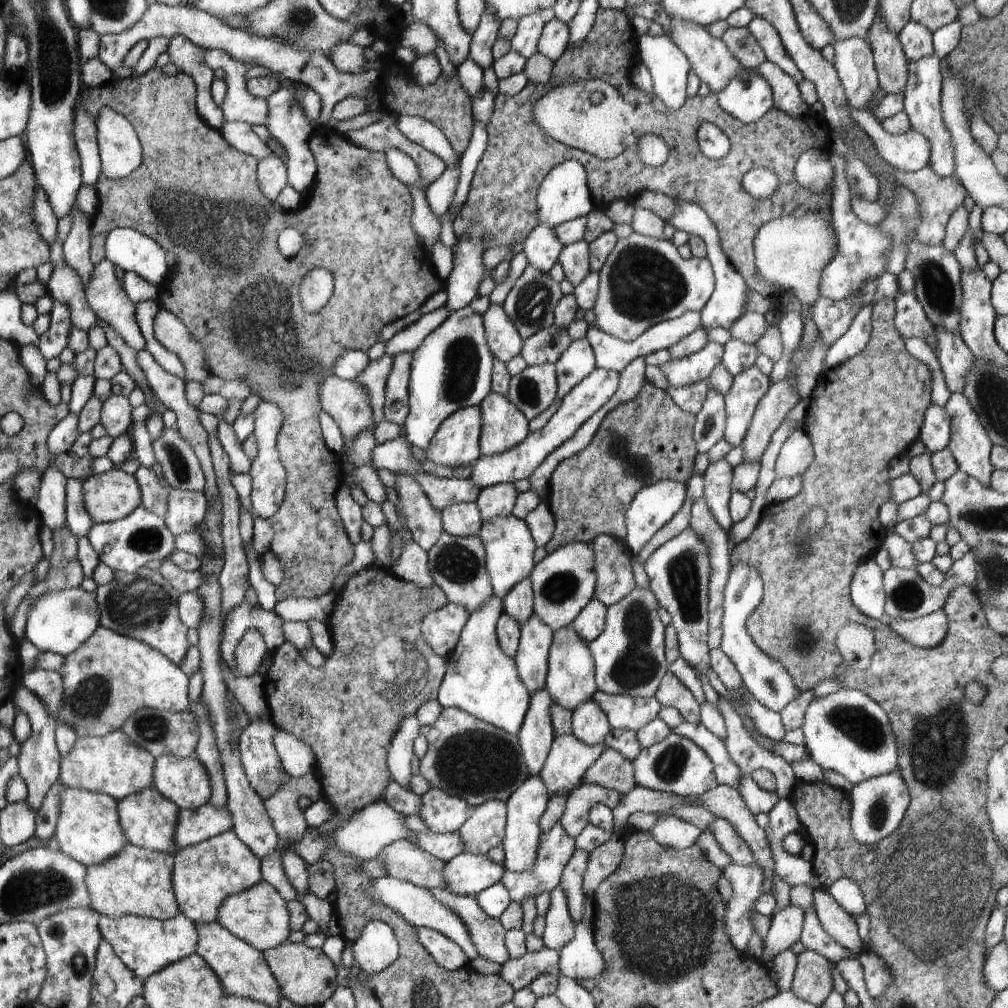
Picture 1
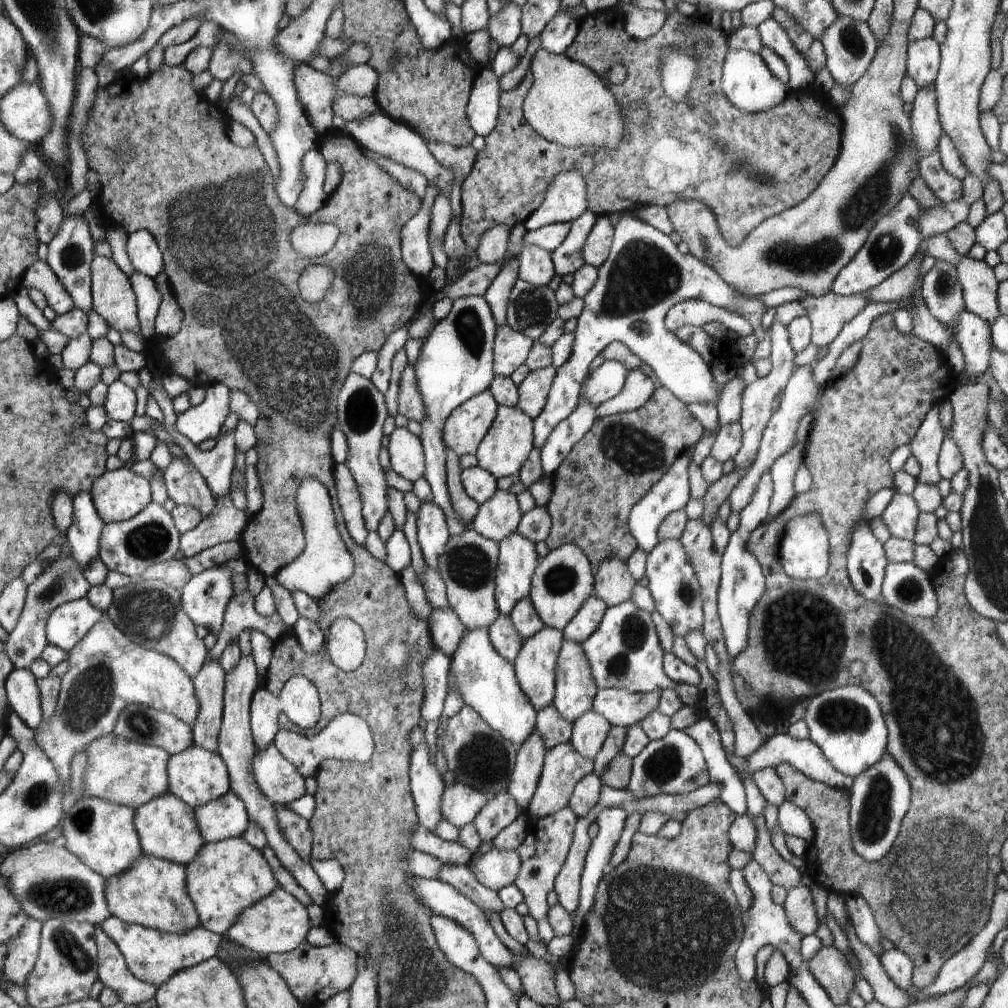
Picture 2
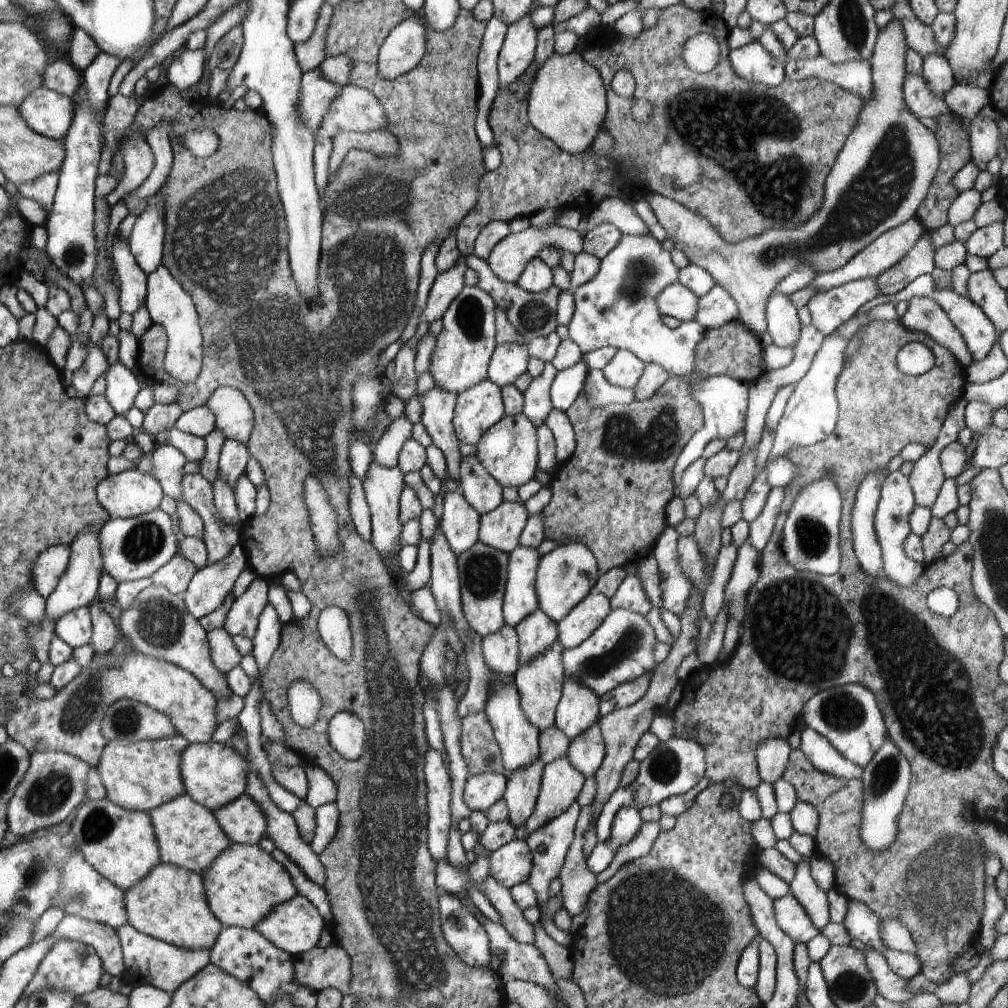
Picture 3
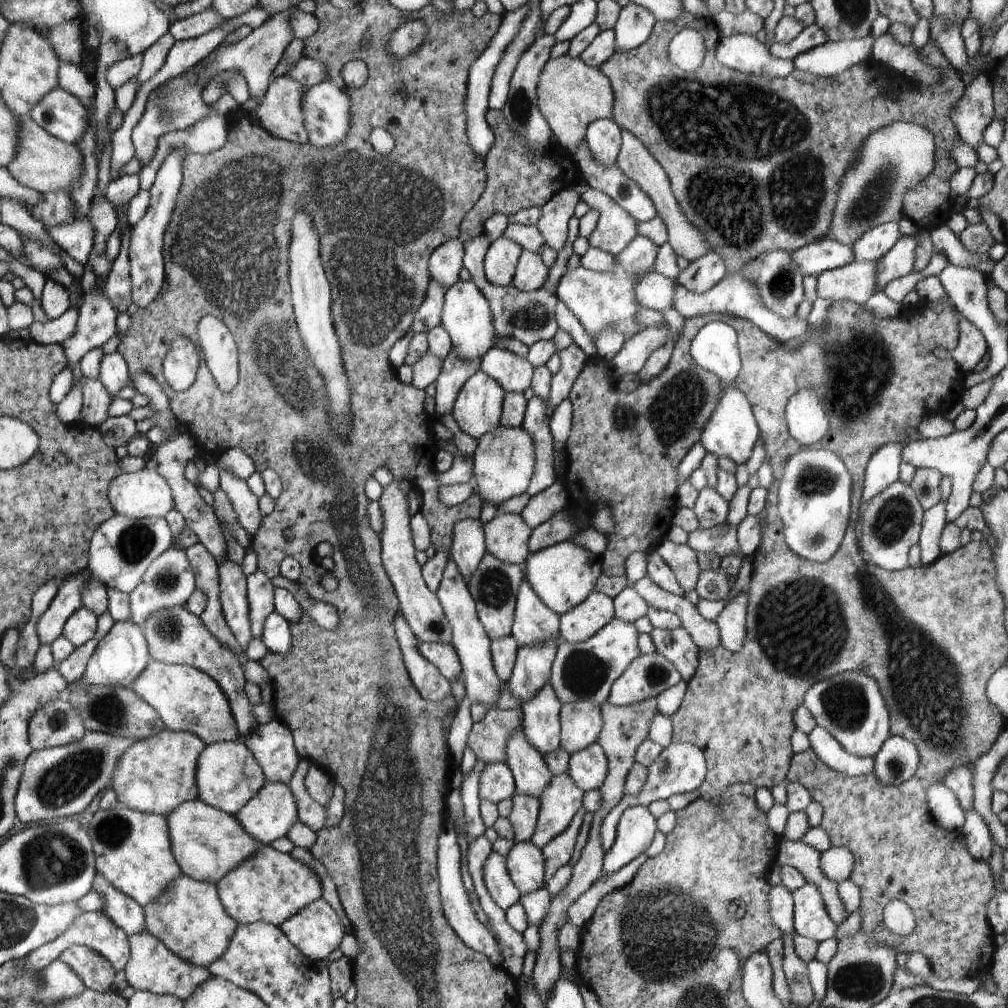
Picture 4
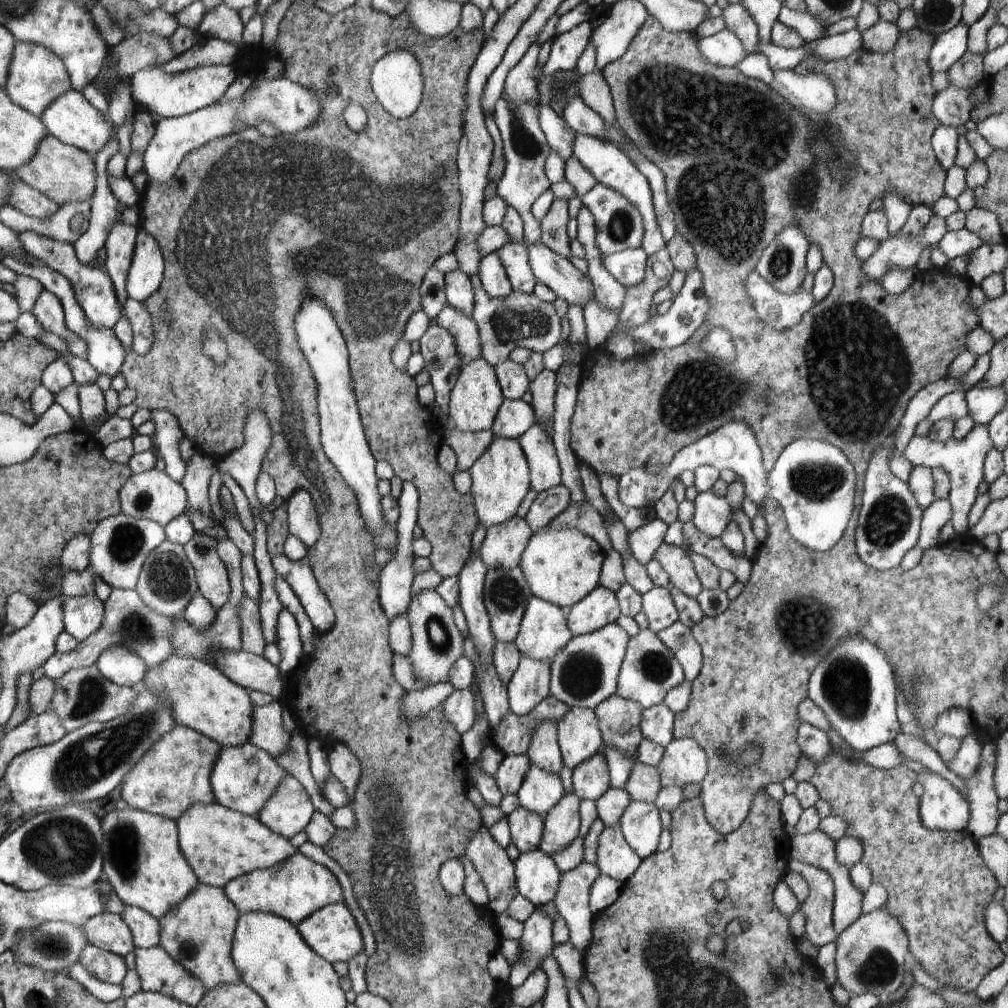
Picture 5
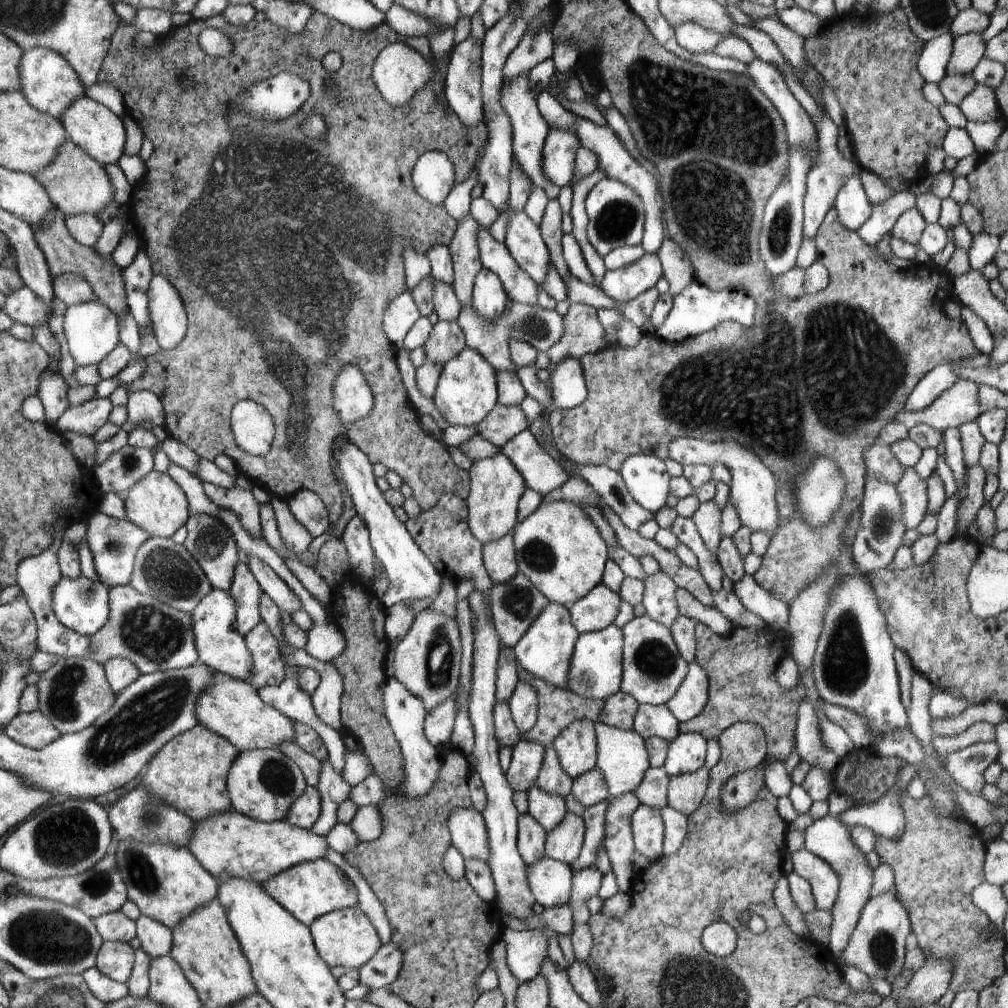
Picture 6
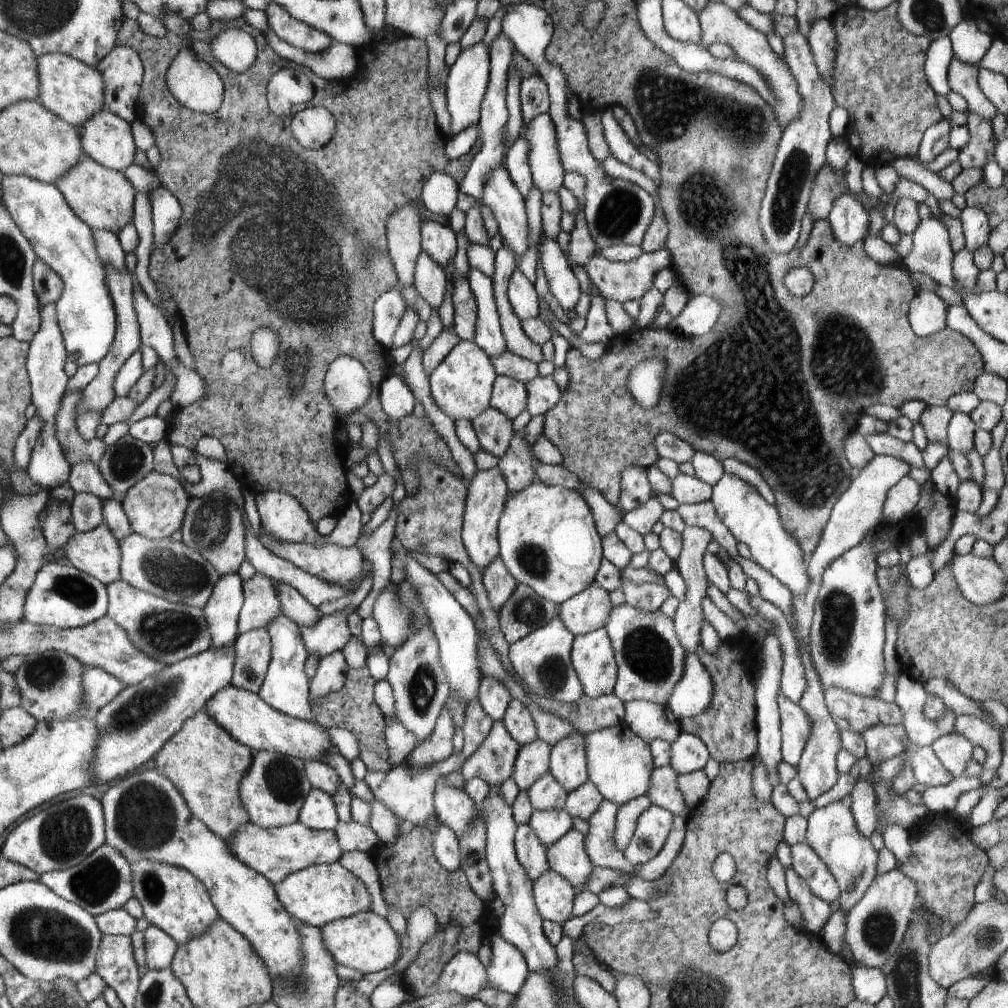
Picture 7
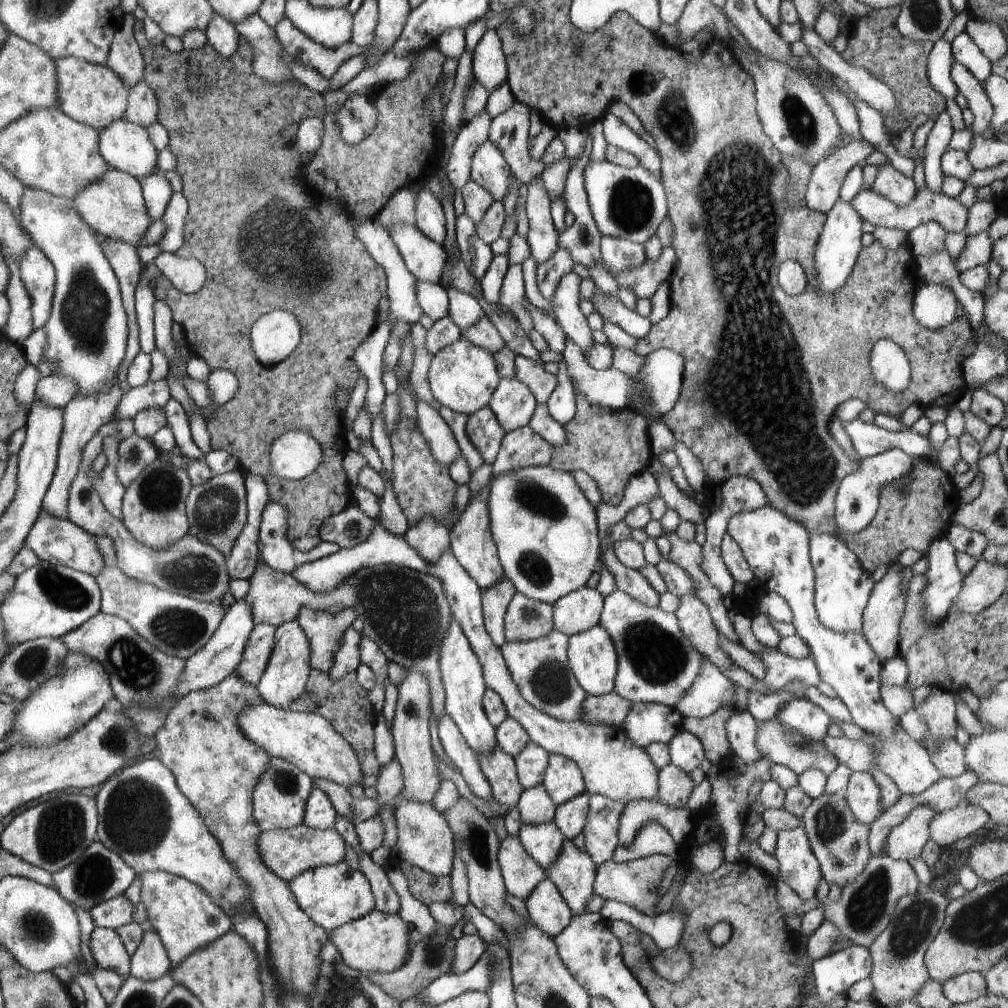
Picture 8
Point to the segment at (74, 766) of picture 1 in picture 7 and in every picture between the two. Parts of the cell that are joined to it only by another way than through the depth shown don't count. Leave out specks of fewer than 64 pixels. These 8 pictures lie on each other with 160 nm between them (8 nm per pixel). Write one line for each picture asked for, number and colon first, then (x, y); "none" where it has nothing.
2: (123, 772)
3: (138, 776)
4: (155, 775)
5: (174, 774)
6: (188, 773)
7: (204, 762)

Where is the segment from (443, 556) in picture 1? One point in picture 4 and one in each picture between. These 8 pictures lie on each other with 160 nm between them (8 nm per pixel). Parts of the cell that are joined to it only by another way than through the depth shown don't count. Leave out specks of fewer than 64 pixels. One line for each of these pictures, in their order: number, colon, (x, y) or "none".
2: (467, 566)
3: (482, 570)
4: (494, 587)

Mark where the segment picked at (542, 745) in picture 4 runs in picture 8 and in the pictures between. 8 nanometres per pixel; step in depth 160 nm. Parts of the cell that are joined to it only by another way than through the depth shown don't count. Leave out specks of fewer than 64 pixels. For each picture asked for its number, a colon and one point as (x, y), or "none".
5: (544, 752)
6: (551, 777)
7: (546, 793)
8: (535, 807)

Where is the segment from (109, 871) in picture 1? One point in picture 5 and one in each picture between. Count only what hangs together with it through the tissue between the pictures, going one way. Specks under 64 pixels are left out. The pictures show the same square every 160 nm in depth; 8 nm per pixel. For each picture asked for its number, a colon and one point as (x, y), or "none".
2: (151, 892)
3: (169, 903)
4: (188, 917)
5: (199, 933)

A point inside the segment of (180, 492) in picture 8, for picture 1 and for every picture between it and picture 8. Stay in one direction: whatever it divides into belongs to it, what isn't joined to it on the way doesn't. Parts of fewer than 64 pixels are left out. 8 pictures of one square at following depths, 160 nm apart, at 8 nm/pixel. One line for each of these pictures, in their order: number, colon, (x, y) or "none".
1: (107, 497)
2: (117, 495)
3: (131, 493)
4: (144, 494)
5: (153, 495)
6: (156, 504)
7: (155, 506)

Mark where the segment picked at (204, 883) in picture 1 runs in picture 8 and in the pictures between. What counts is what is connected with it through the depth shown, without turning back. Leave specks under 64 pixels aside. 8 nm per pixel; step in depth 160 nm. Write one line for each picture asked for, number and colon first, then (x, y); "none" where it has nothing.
2: (225, 877)
3: (243, 883)
4: (270, 886)
5: (293, 889)
6: (310, 889)
7: (316, 895)
8: (333, 895)

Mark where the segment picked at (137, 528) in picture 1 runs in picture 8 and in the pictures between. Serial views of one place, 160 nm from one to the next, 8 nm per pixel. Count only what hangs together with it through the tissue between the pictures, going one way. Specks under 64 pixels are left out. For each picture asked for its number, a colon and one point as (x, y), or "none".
2: (130, 547)
3: (132, 548)
4: (122, 548)
5: (120, 544)
6: (113, 543)
7: (97, 552)
8: (58, 541)

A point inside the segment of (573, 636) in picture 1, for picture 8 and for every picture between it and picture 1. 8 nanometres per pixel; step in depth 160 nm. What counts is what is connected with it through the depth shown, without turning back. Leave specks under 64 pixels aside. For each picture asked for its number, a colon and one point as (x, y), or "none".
2: (575, 689)
3: (578, 708)
4: (581, 723)
5: (579, 738)
6: (576, 746)
7: (568, 763)
8: (563, 780)

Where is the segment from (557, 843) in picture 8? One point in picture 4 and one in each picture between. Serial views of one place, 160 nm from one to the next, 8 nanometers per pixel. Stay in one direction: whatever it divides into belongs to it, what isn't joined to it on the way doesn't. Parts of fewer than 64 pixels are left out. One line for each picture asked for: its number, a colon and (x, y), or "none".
4: (531, 775)
5: (540, 790)
6: (548, 809)
7: (549, 825)

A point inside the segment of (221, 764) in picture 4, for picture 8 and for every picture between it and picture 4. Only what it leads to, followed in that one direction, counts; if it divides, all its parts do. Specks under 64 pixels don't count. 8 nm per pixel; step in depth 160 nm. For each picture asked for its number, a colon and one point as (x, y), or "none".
5: (244, 778)
6: (262, 784)
7: (273, 789)
8: (279, 801)

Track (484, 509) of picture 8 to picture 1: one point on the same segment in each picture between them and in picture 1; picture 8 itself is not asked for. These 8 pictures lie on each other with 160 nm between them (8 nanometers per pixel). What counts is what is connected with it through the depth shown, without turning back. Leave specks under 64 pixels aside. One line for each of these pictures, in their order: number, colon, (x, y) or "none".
1: (503, 426)
2: (509, 440)
3: (508, 450)
4: (504, 460)
5: (500, 480)
6: (495, 485)
7: (487, 492)

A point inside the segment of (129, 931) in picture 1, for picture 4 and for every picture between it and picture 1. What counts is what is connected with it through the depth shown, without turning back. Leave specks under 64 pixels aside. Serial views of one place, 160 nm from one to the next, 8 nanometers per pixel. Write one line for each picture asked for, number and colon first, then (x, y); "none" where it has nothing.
2: (153, 956)
3: (149, 960)
4: (151, 966)

